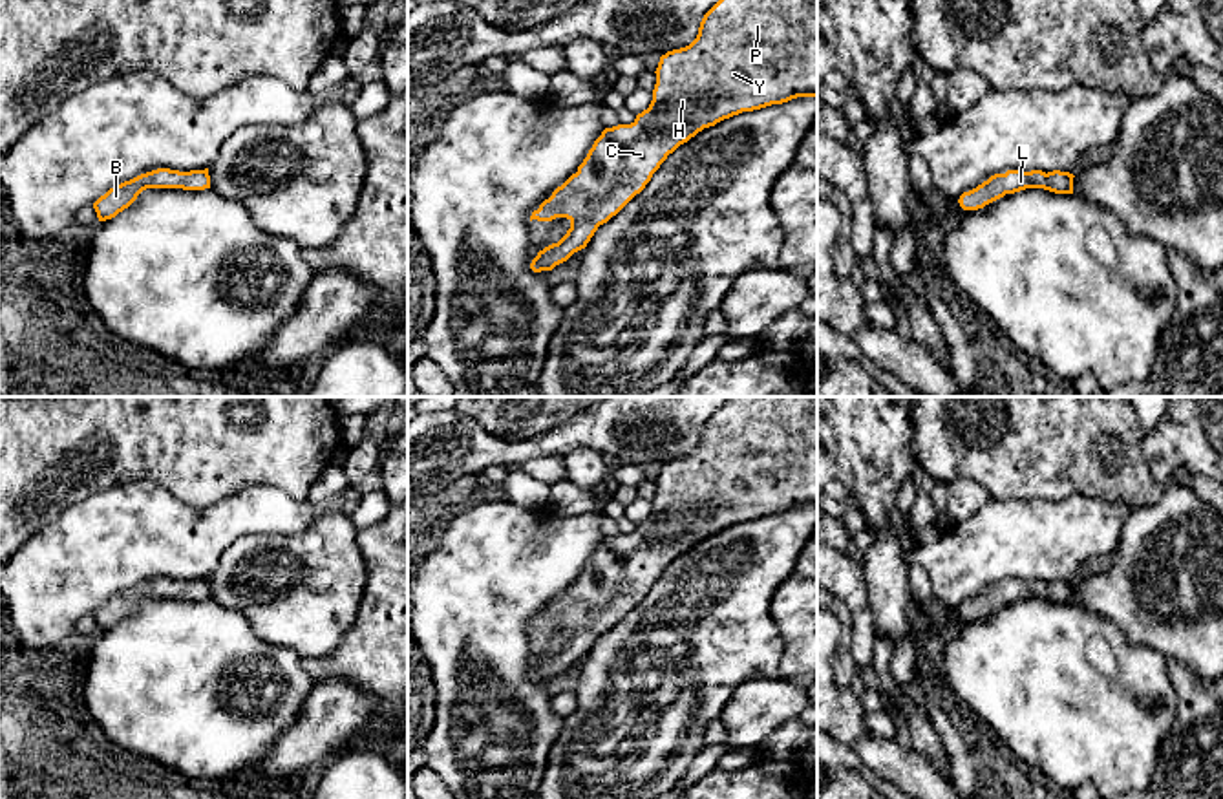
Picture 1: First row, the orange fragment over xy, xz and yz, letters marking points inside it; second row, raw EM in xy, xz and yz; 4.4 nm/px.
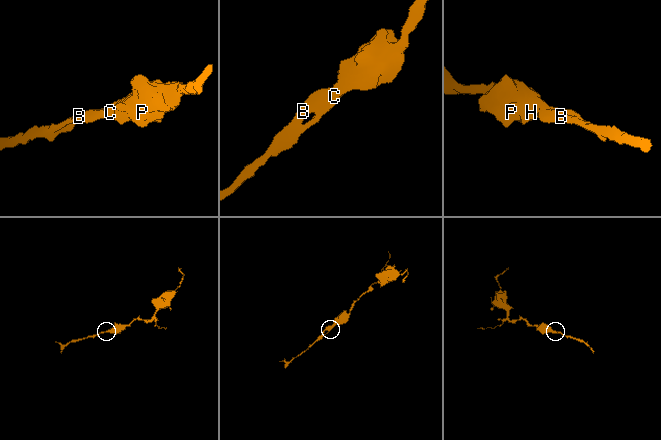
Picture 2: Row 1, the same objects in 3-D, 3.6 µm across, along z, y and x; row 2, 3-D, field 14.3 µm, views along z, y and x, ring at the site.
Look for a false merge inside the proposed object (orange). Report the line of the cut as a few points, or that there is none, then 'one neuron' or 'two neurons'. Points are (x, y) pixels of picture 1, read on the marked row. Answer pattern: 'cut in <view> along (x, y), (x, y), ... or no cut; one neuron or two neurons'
no cut; one neuron

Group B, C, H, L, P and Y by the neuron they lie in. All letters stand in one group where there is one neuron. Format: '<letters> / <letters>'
B C H L P Y

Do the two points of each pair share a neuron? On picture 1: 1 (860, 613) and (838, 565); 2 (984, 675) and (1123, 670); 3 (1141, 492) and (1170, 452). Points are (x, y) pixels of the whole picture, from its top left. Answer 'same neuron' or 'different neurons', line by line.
1: same neuron
2: same neuron
3: different neurons

